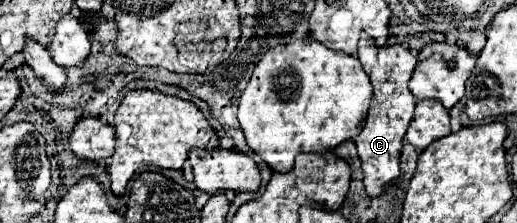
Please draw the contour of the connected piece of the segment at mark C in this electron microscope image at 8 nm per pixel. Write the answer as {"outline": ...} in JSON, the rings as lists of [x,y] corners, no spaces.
{"outline":[[[361,40],[357,58],[371,78],[373,84],[373,102],[369,108],[369,114],[365,118],[365,128],[355,138],[355,146],[359,152],[359,158],[363,162],[363,186],[369,196],[381,196],[385,188],[399,178],[399,156],[403,148],[403,136],[407,132],[407,126],[413,118],[415,98],[409,92],[409,80],[417,64],[417,56],[403,48],[401,44],[395,46],[375,46],[373,40]]]}

